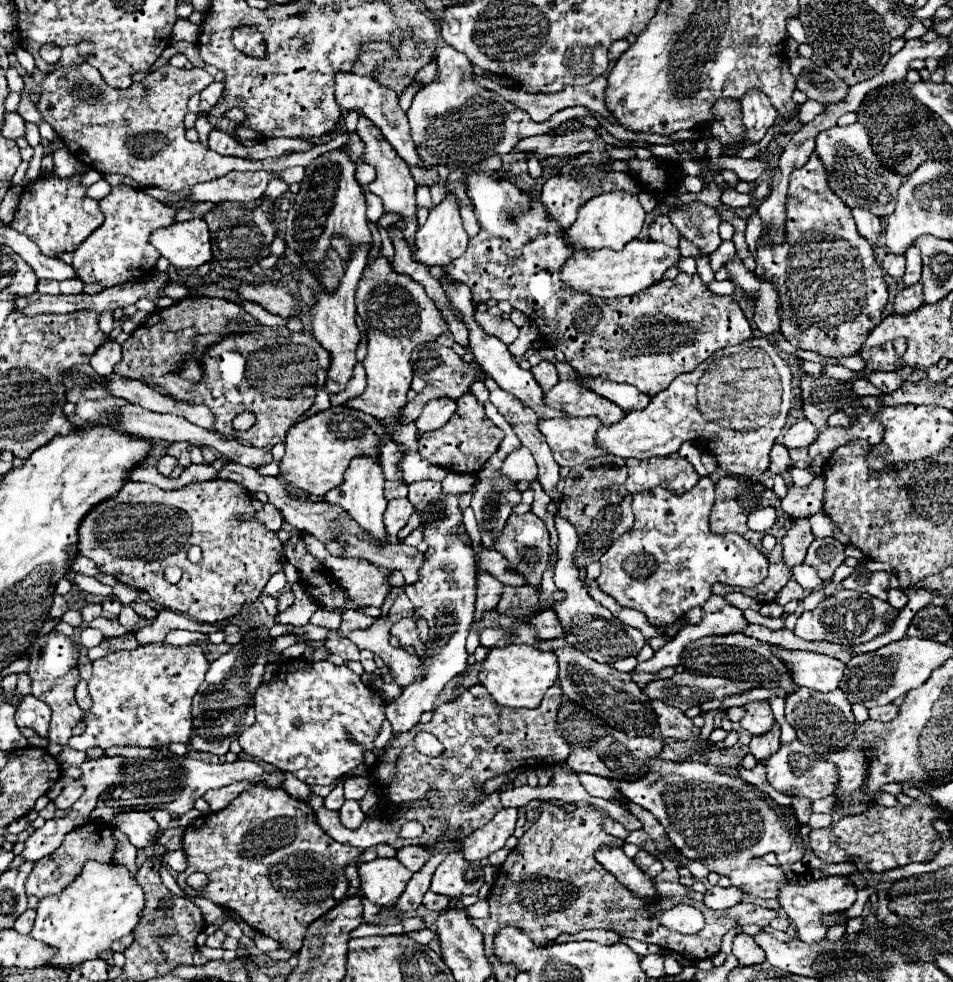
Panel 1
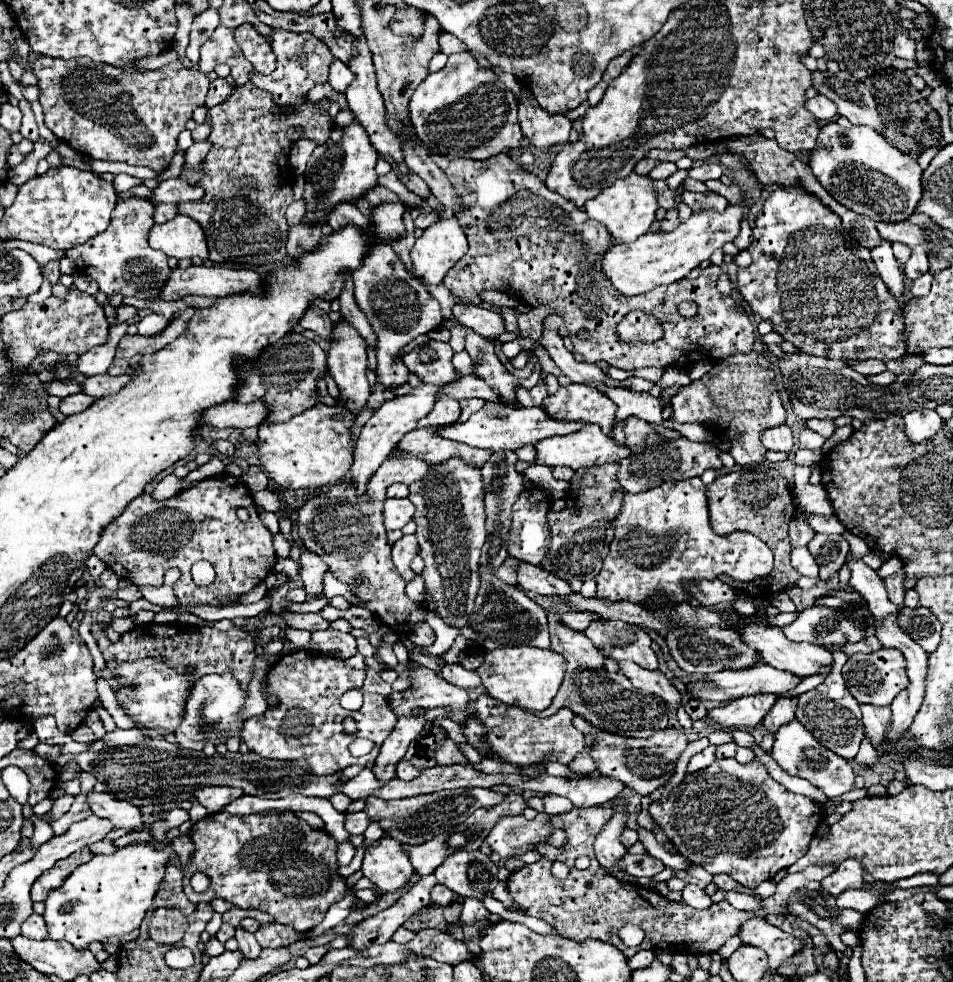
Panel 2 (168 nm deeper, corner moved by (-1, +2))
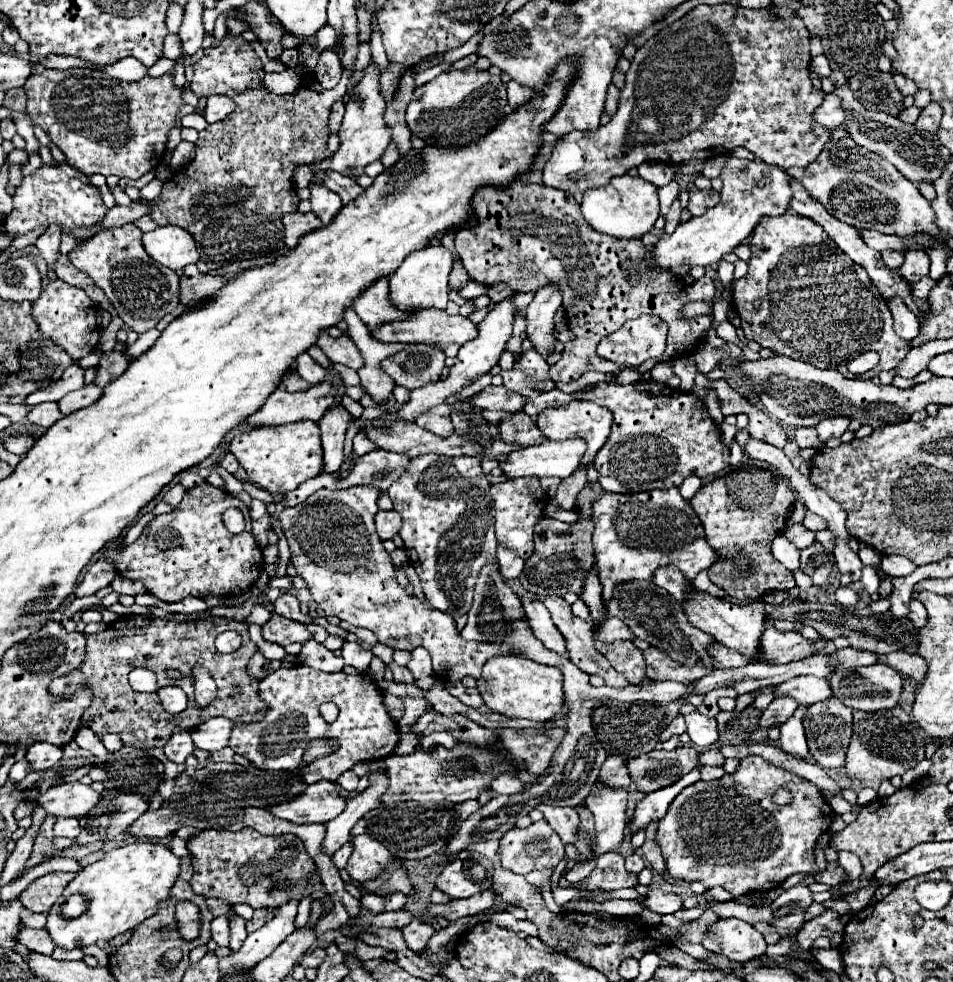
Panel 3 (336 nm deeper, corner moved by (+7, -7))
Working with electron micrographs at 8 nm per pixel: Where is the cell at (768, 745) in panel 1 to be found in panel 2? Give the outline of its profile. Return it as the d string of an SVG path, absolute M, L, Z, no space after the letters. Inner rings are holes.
M778 698L776 704L772 706L772 712L768 712L768 716L764 716L762 726L770 734L774 734L780 726L794 720L794 712L796 712L796 698Z

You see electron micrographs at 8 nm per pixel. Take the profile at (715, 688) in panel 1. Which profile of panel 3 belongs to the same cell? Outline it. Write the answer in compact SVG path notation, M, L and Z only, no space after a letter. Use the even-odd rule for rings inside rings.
M804 675L804 677L796 677L792 681L784 681L776 689L778 689L780 697L790 695L800 705L812 705L812 703L826 701L828 697L832 697L830 681L820 679L820 677L812 677L812 675Z

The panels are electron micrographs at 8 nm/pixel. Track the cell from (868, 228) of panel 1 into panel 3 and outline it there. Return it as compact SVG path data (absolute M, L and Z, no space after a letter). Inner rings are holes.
M896 297L896 301L892 299L888 305L890 305L892 317L894 317L894 331L904 341L912 341L916 335L920 335L920 325L918 325L916 315L912 311L908 311L898 297Z

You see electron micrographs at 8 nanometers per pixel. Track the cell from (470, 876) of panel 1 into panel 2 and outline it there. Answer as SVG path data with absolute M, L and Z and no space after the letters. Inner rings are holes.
M456 850L434 870L434 874L438 884L450 888L454 894L462 898L480 898L482 894L492 892L498 884L496 870L498 868L488 854L480 850Z

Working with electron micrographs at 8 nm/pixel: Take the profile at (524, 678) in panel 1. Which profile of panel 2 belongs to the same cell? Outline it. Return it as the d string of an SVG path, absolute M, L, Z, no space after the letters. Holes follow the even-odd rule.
M534 646L496 648L484 656L482 666L478 668L482 686L492 698L508 706L522 706L532 712L542 712L552 704L560 688L560 682L564 678L564 672L566 672L566 664L560 654Z

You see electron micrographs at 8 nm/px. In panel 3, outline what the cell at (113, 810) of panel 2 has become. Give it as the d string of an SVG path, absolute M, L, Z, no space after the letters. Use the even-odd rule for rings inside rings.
M60 783L40 795L38 803L54 817L82 817L92 811L100 795L90 787L76 783Z

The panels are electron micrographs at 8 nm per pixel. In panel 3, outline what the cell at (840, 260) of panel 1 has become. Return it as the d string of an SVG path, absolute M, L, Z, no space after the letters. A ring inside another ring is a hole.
M784 213L782 217L764 217L762 223L758 225L758 229L752 233L752 239L750 239L750 249L752 249L752 257L750 257L750 269L748 273L734 281L732 285L732 309L738 313L740 317L740 323L742 323L742 329L744 329L744 335L752 341L756 341L760 347L768 347L772 349L774 353L782 353L782 355L788 355L792 359L802 359L802 361L808 361L812 365L816 365L818 369L836 369L840 371L844 377L854 377L850 371L848 371L848 361L852 361L854 357L866 353L866 351L876 351L880 353L880 363L876 365L874 371L866 373L864 377L866 379L872 379L876 377L878 373L882 371L892 371L898 367L898 363L906 357L906 353L910 351L910 343L900 339L896 333L894 333L894 325L892 325L892 313L888 309L888 303L884 303L884 299L880 297L880 291L872 285L872 281L868 281L868 273L856 265L846 253L840 253L840 249L836 249L836 243L828 237L828 233L824 233L824 229L820 229L820 225L816 225L812 219L808 217L800 217L800 215L792 215L792 213Z

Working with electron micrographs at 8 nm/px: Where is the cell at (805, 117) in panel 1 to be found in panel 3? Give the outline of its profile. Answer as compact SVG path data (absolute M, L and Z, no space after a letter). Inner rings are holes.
M826 95L824 103L816 109L814 113L814 121L818 121L820 125L828 127L828 129L836 129L846 121L846 111L842 107L840 97L836 95Z

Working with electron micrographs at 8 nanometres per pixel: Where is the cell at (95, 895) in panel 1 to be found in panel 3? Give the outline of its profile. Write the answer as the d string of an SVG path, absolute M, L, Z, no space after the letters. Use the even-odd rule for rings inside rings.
M130 843L106 853L104 859L84 867L64 889L62 897L52 905L48 913L46 931L50 933L52 941L66 949L88 947L98 939L110 941L116 935L138 927L144 919L152 917L158 905L170 895L174 881L180 875L180 859L170 851L168 845L160 843ZM74 893L80 893L88 899L88 909L76 917L66 919L62 917L60 909L66 899Z

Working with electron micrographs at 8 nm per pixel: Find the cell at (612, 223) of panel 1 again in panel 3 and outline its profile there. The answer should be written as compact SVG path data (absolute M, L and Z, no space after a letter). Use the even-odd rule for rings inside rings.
M620 175L614 179L616 179L616 187L608 183L596 189L588 189L584 193L582 199L584 219L600 233L618 239L640 239L654 227L656 219L660 217L658 187L644 181L642 177L632 177L632 175Z

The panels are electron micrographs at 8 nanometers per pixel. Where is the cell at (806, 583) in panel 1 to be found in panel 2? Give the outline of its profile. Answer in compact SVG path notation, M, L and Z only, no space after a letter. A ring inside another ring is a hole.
M802 546L802 548L792 548L792 566L798 574L802 576L808 576L808 578L818 578L818 568L816 568L816 562L814 558L810 556L808 548Z

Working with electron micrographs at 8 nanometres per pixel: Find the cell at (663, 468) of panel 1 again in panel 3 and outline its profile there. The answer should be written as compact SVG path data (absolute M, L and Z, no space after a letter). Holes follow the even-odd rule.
M618 373L608 375L604 381L592 385L588 391L582 389L574 393L574 399L594 401L598 405L608 407L614 415L612 433L594 459L594 467L600 475L598 483L602 485L604 491L638 493L650 489L670 489L670 487L678 487L680 481L684 481L690 475L704 479L704 477L718 475L722 469L730 465L730 449L722 443L720 427L708 415L708 409L700 397L688 395L686 391L678 391L668 387L666 383L656 383L656 381L616 385L616 375Z

